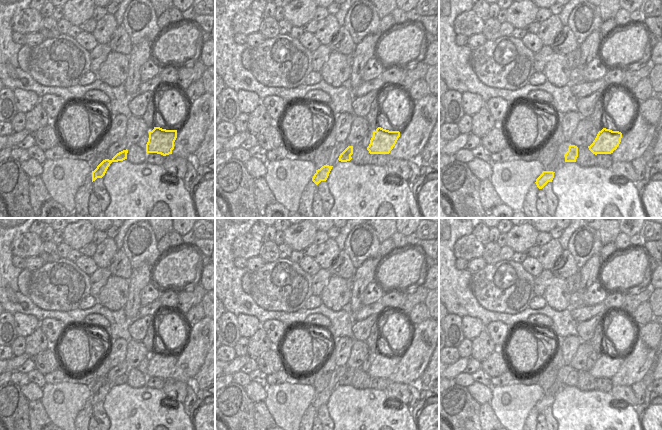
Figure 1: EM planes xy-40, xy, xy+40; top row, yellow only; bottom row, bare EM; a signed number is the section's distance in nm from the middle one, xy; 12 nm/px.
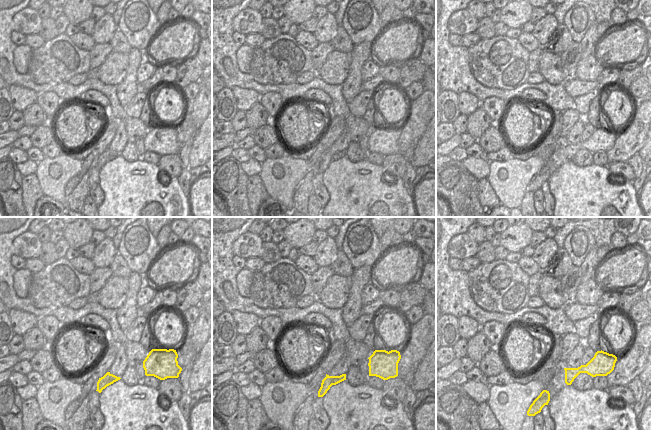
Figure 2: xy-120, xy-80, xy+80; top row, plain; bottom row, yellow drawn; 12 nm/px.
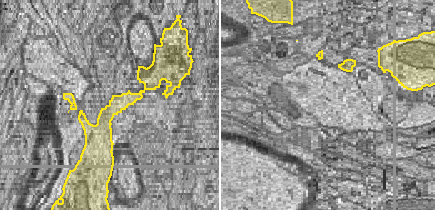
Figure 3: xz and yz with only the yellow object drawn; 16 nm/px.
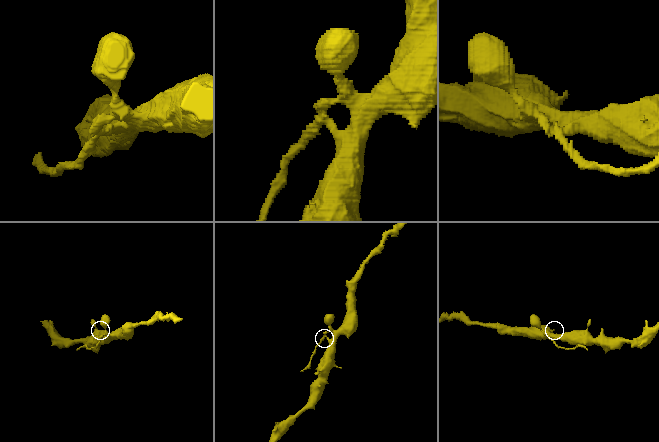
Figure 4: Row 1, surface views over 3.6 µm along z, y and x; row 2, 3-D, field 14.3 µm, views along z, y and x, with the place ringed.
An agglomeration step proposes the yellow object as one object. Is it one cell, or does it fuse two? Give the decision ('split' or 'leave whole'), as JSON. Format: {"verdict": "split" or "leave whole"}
{"verdict": "split"}

